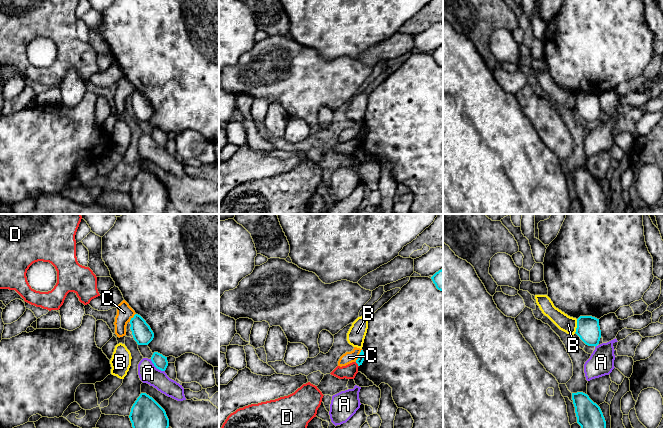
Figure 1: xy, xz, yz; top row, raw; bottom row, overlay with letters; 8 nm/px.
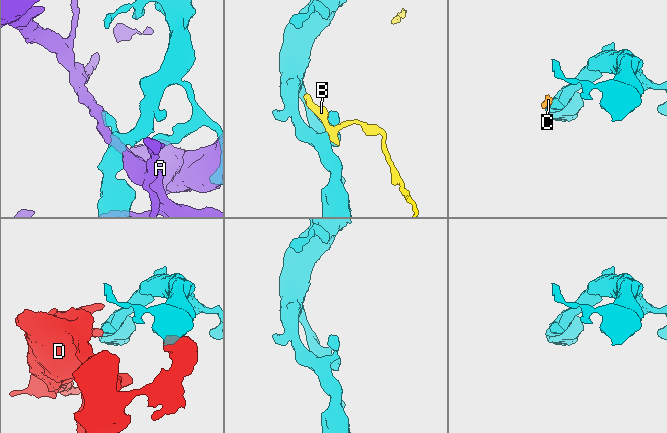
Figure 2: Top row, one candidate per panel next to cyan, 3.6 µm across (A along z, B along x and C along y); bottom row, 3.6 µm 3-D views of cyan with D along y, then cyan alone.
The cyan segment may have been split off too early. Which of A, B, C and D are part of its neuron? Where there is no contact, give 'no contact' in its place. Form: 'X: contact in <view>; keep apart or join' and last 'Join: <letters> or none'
A: contact in xy; keep apart
B: contact in yz; keep apart
C: contact in xz; keep apart
D: contact in xz; keep apart
Join: none

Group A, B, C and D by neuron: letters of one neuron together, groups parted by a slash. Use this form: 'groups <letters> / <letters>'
groups A / B / C / D

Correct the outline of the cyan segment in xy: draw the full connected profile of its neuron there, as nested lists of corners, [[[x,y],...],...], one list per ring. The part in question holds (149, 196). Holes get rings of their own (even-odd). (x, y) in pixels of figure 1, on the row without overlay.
[[[141,169],[129,191],[133,214],[164,214],[169,203],[165,186],[149,171]]]

